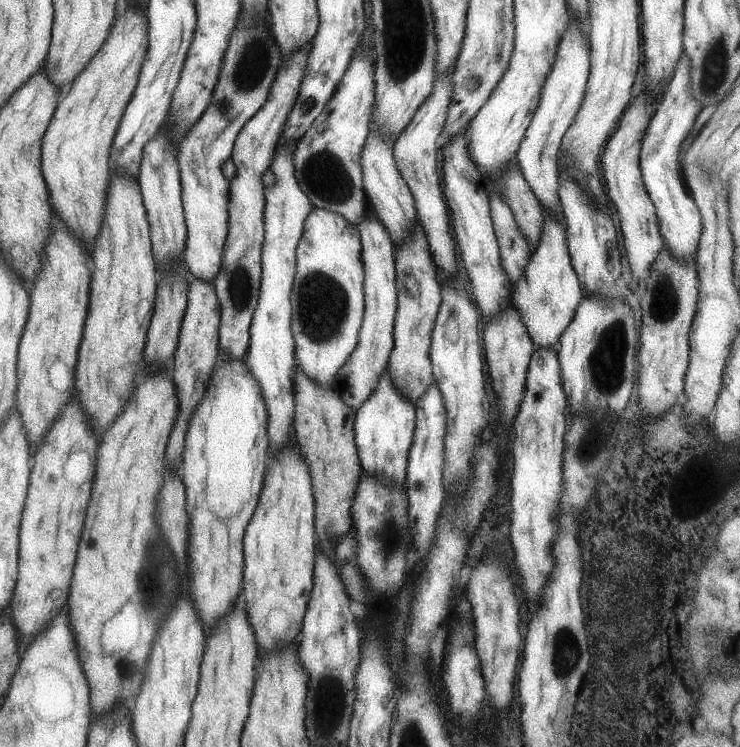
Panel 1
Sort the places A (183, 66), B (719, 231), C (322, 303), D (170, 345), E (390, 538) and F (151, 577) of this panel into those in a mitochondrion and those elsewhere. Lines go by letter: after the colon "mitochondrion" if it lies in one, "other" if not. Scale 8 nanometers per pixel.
A: other
B: other
C: mitochondrion
D: other
E: mitochondrion
F: mitochondrion

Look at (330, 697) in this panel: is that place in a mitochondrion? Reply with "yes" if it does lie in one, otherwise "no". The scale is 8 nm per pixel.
yes

